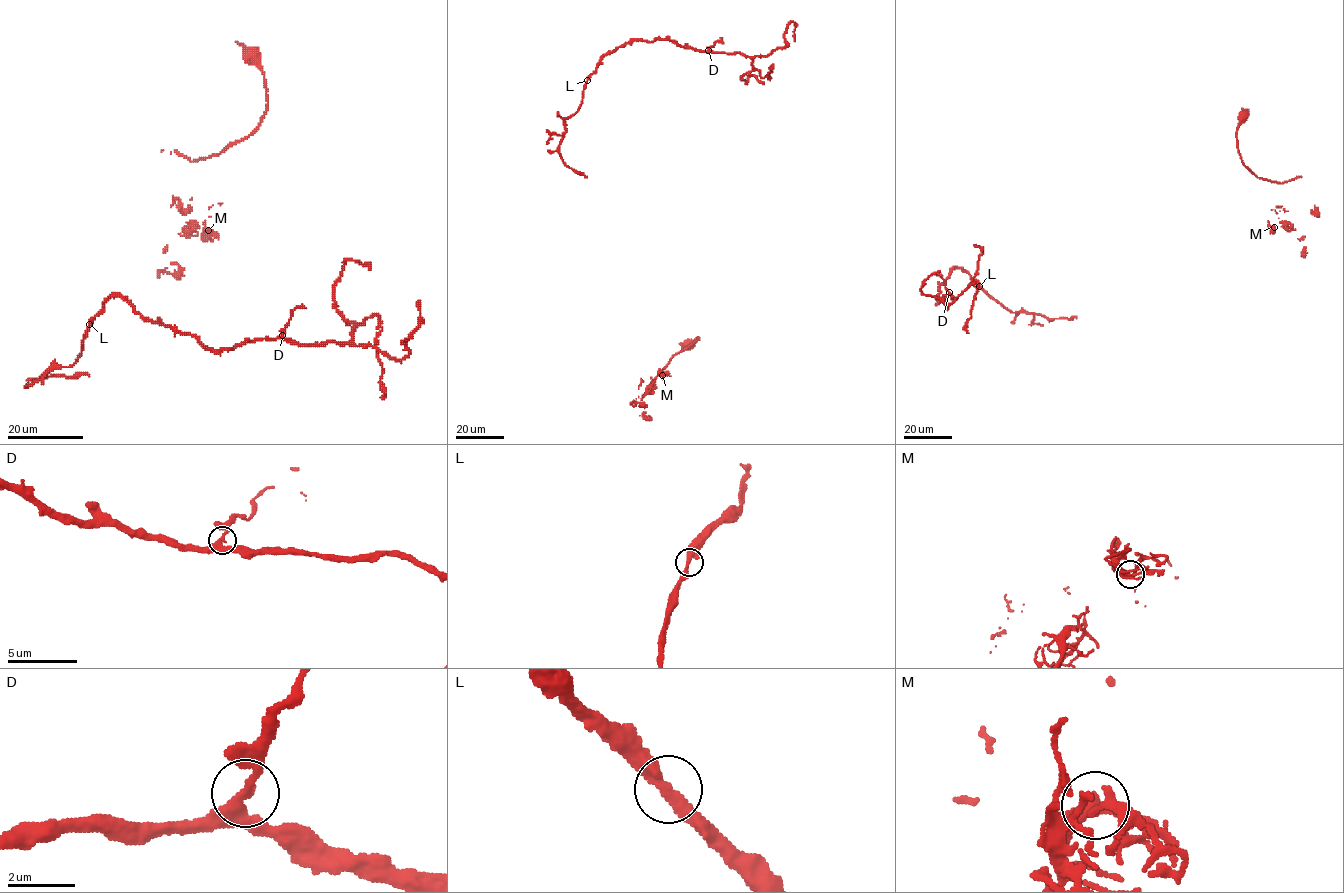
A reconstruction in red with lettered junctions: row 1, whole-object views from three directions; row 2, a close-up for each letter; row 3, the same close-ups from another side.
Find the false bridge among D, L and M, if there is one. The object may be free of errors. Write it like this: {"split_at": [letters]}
{"split_at": []}

